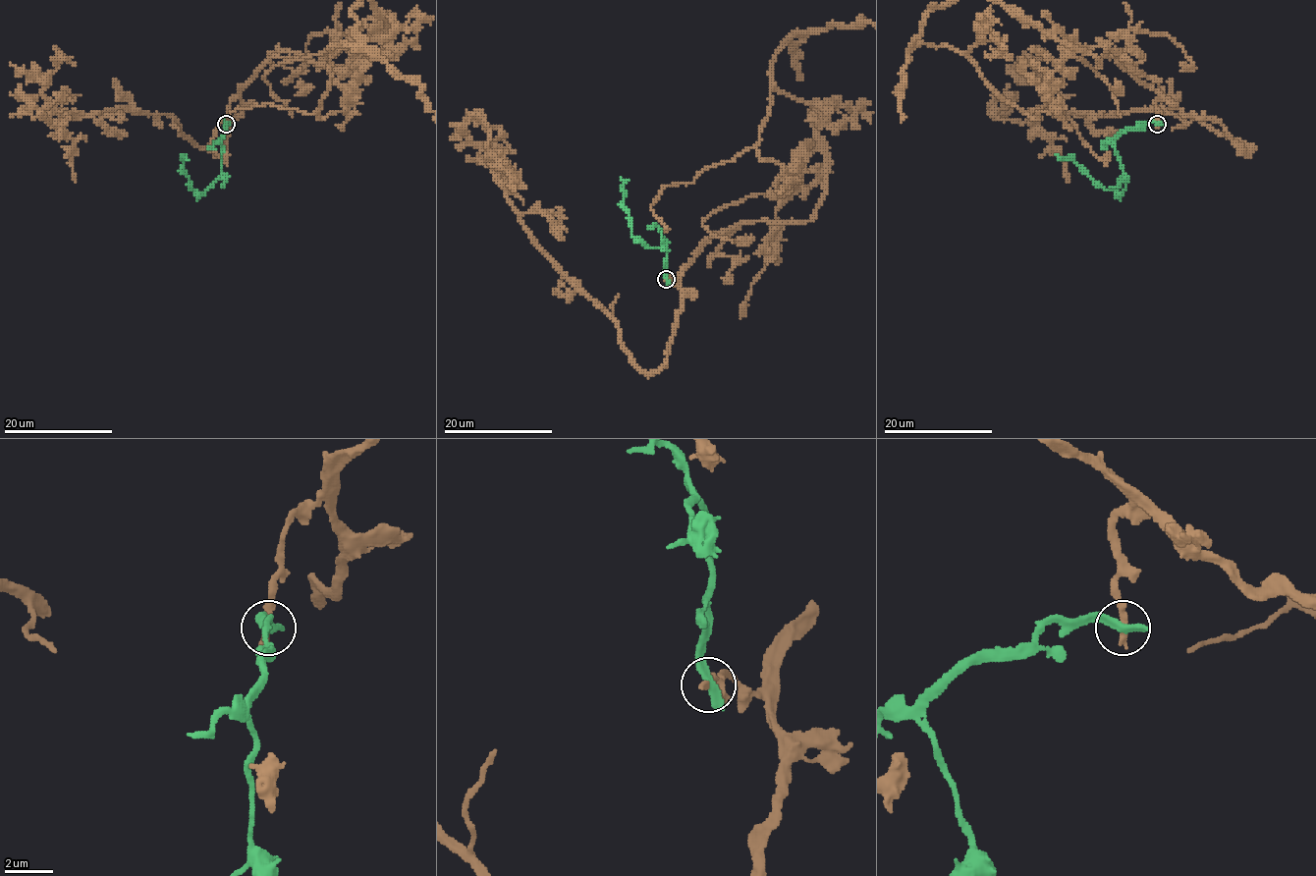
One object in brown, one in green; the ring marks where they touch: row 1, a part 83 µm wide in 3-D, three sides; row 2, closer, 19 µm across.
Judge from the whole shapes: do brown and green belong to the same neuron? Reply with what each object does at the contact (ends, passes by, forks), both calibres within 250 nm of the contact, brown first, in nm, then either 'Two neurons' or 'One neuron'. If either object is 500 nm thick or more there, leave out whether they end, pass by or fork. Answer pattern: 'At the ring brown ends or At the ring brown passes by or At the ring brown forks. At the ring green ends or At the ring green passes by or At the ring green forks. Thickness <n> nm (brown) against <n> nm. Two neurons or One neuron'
At the ring brown ends. At the ring green ends. Thickness 320 nm (brown) against 440 nm. Two neurons

